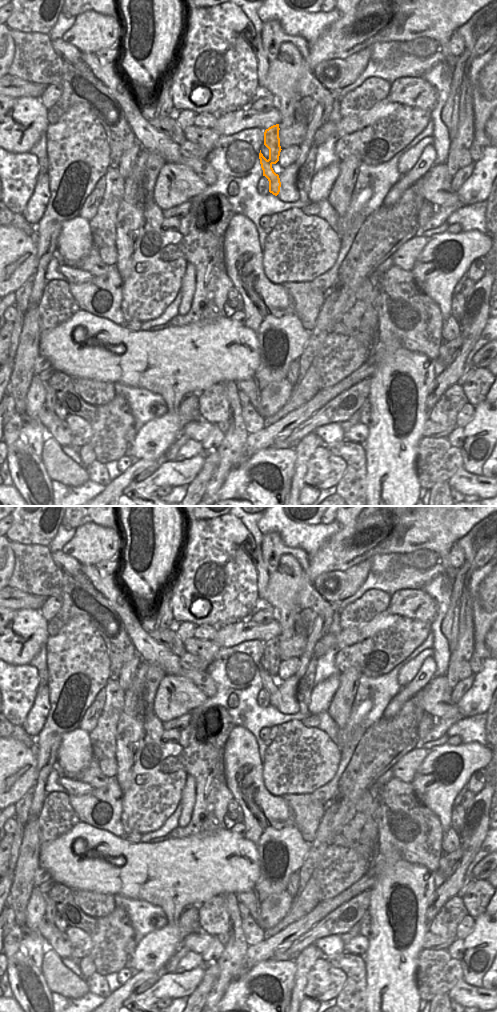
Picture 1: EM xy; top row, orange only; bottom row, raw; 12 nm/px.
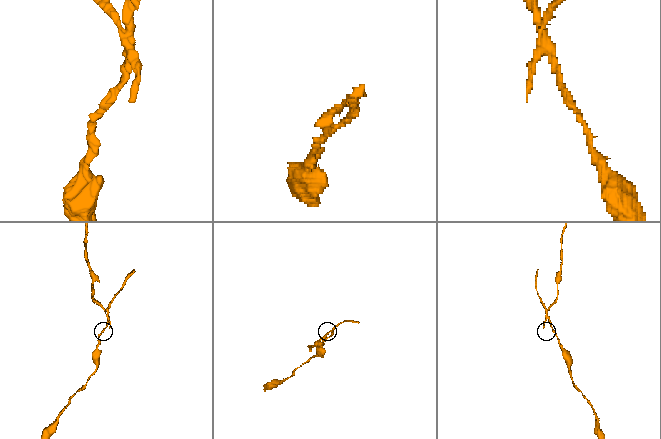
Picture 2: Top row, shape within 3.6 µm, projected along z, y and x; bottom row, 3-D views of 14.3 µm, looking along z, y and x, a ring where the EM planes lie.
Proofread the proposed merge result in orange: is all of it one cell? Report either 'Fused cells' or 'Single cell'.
Fused cells.

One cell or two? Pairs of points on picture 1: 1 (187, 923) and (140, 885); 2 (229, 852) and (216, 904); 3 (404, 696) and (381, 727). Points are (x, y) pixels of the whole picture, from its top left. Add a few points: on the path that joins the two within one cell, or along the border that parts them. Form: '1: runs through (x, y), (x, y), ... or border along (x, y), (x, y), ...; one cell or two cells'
1: border along (199, 905), (187, 907), (175, 924), (168, 924); two cells
2: border along (219, 895), (213, 896), (199, 906); two cells
3: border along (405, 703), (395, 715), (389, 718), (382, 715); two cells

